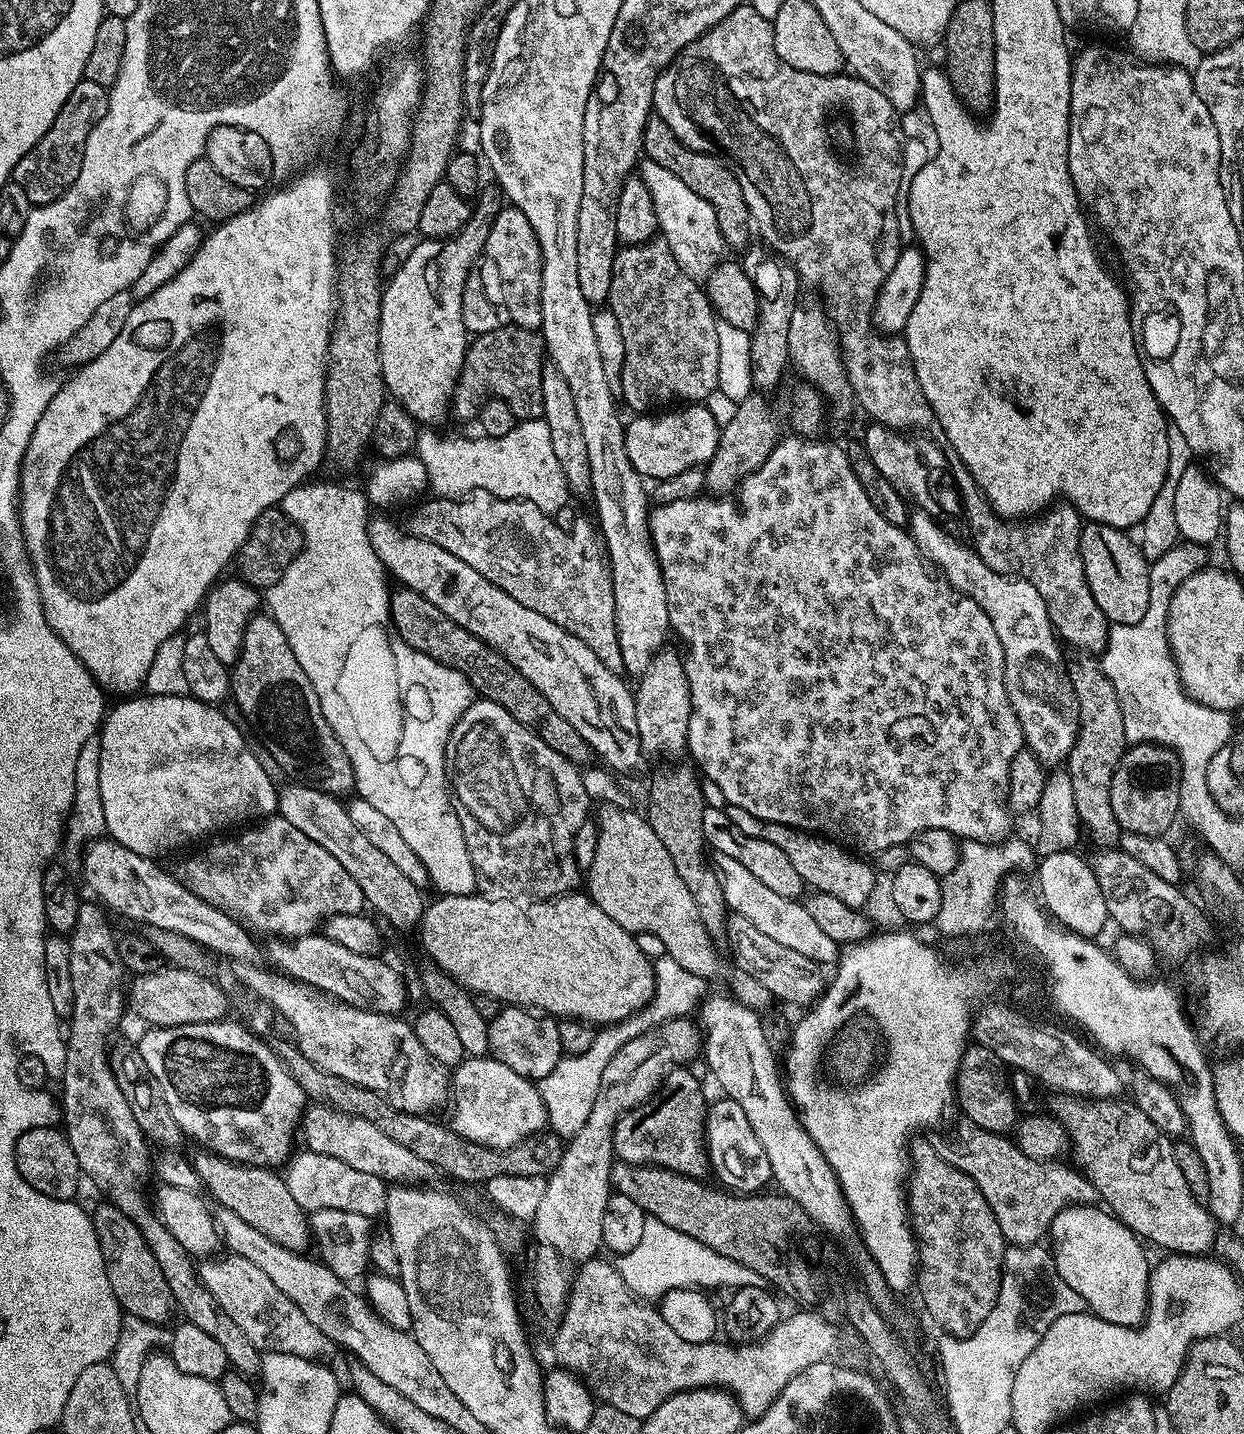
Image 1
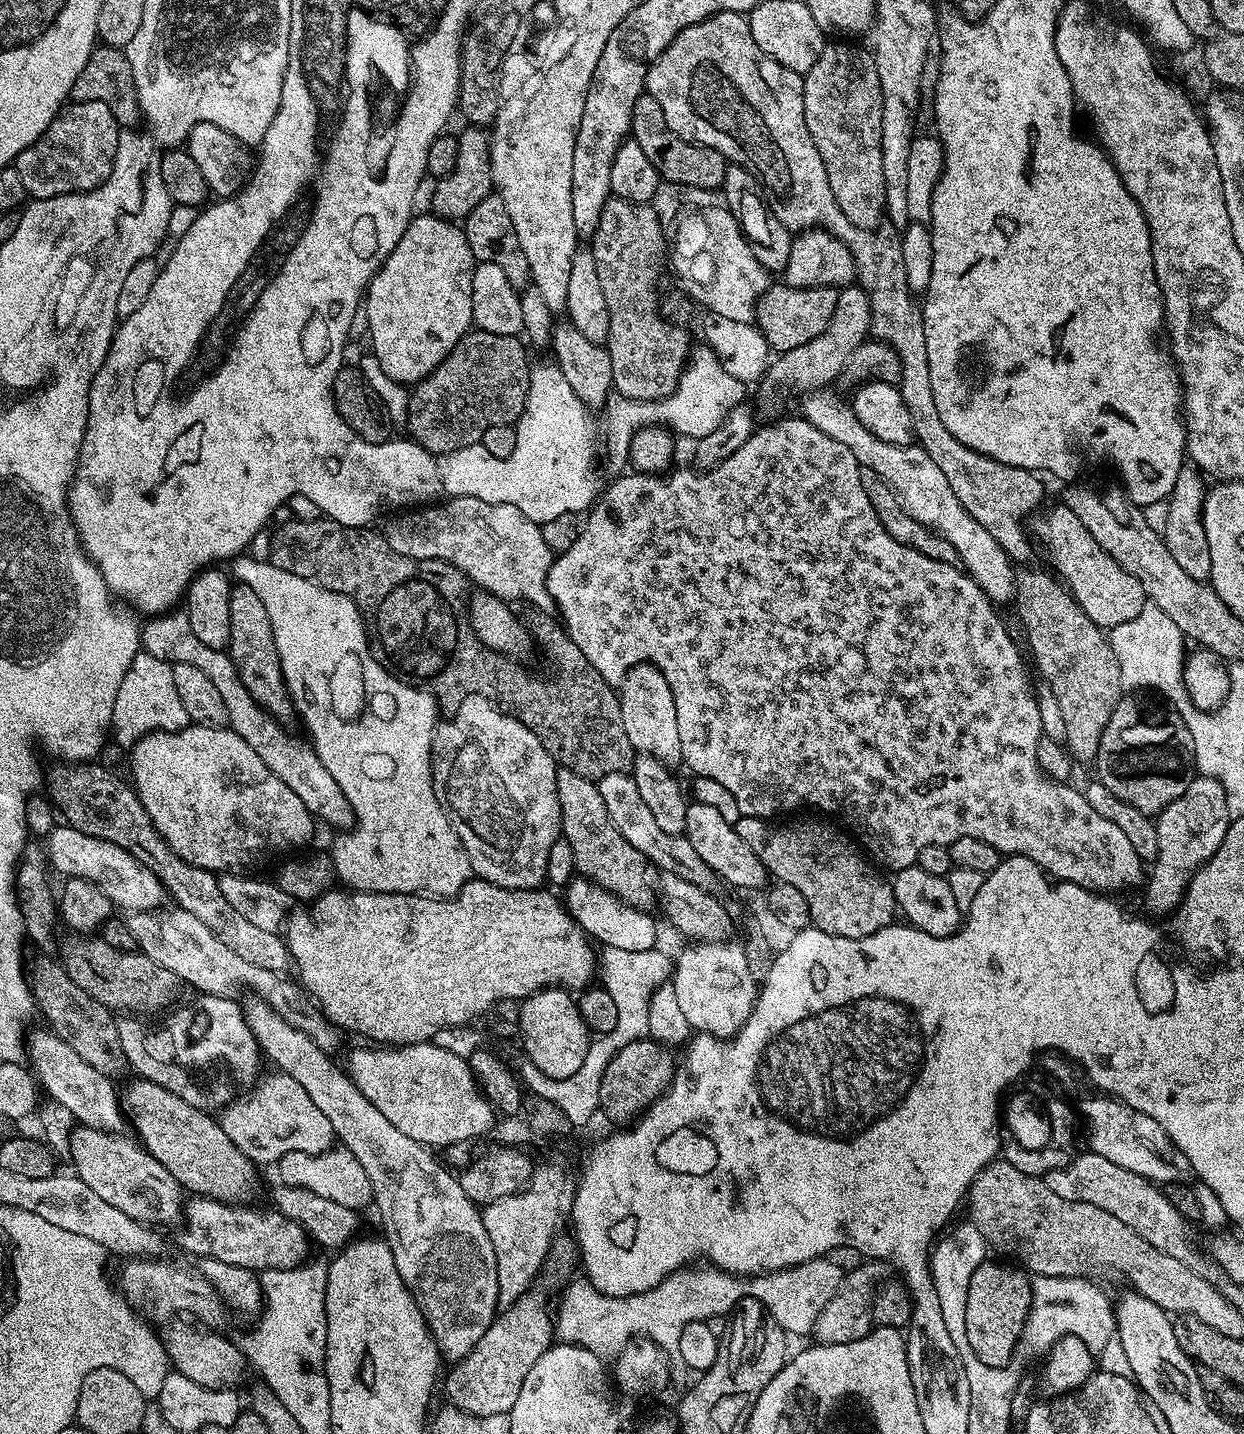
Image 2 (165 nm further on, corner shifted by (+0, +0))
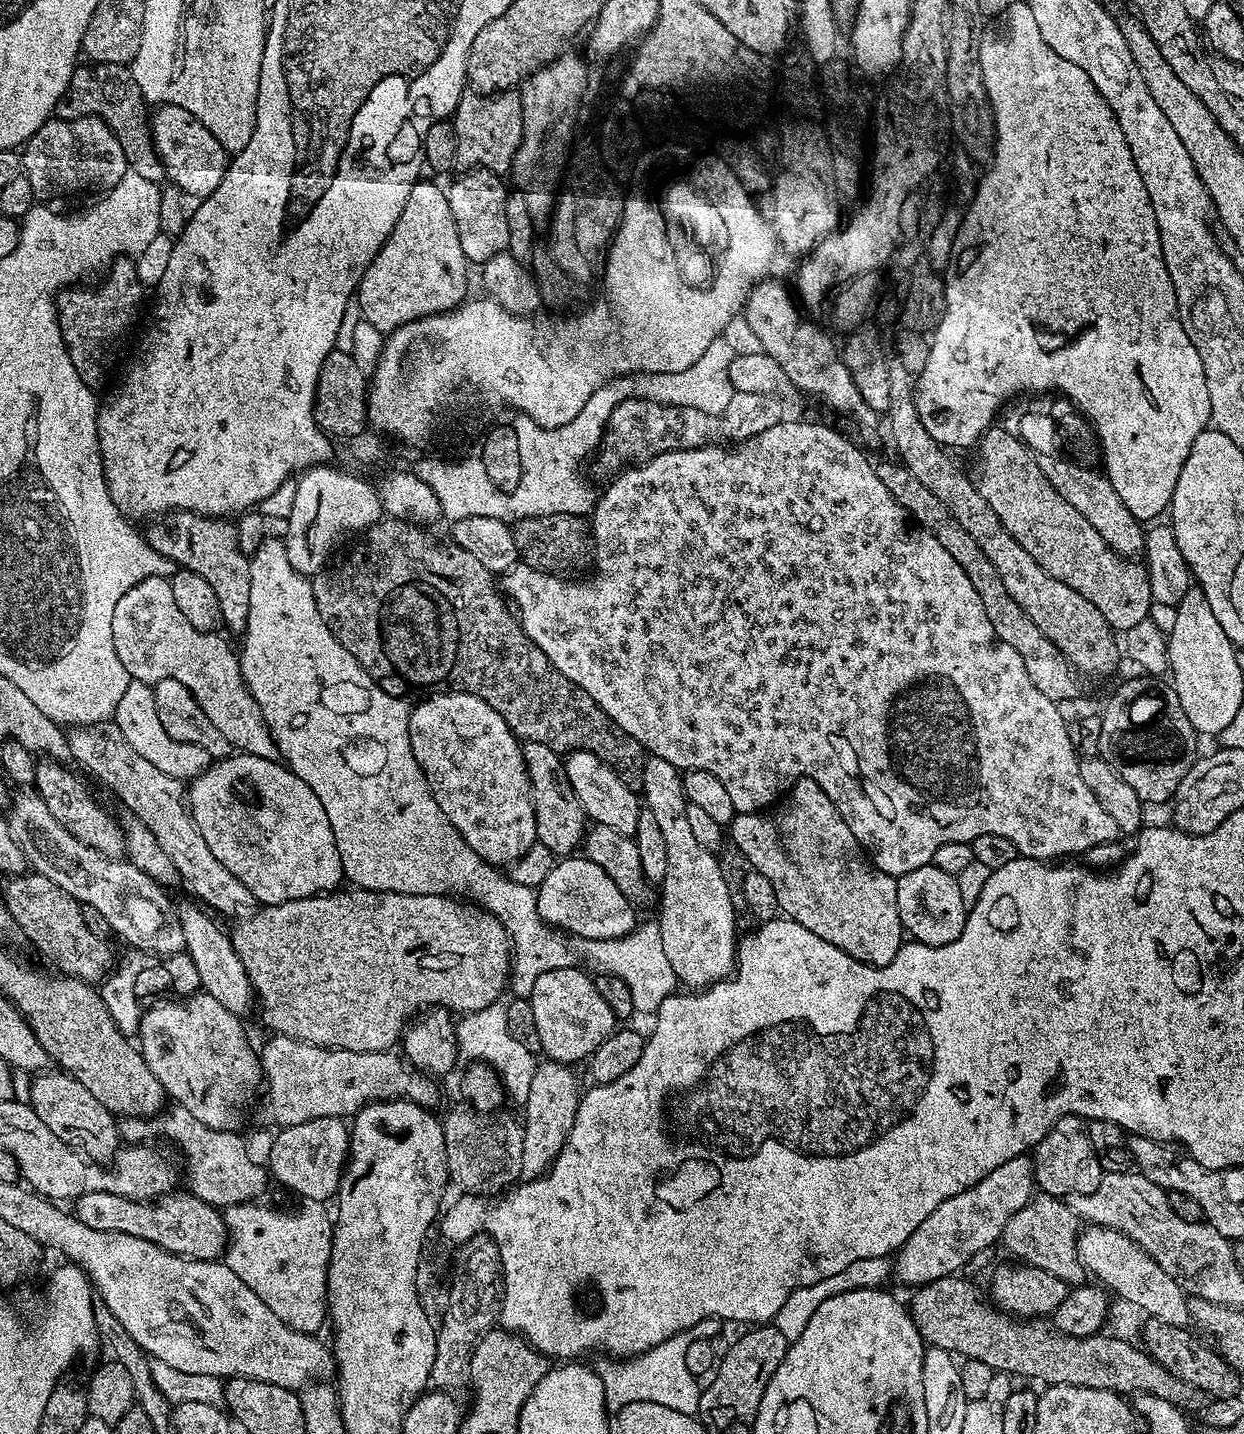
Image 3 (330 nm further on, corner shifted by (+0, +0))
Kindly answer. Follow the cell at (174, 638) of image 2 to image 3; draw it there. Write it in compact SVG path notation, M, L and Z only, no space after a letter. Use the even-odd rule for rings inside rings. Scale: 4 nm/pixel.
M151 576L138 586L130 586L122 598L118 598L118 606L114 606L114 650L118 654L118 662L127 670L132 680L141 680L144 684L154 685L162 679L173 679L186 686L186 690L196 699L202 708L202 714L210 718L214 730L232 744L237 753L245 756L257 756L267 760L276 760L278 753L276 743L264 721L258 702L248 689L248 683L240 673L239 655L223 640L223 635L215 632L199 632L186 622L182 610L174 603L172 581L166 576Z

